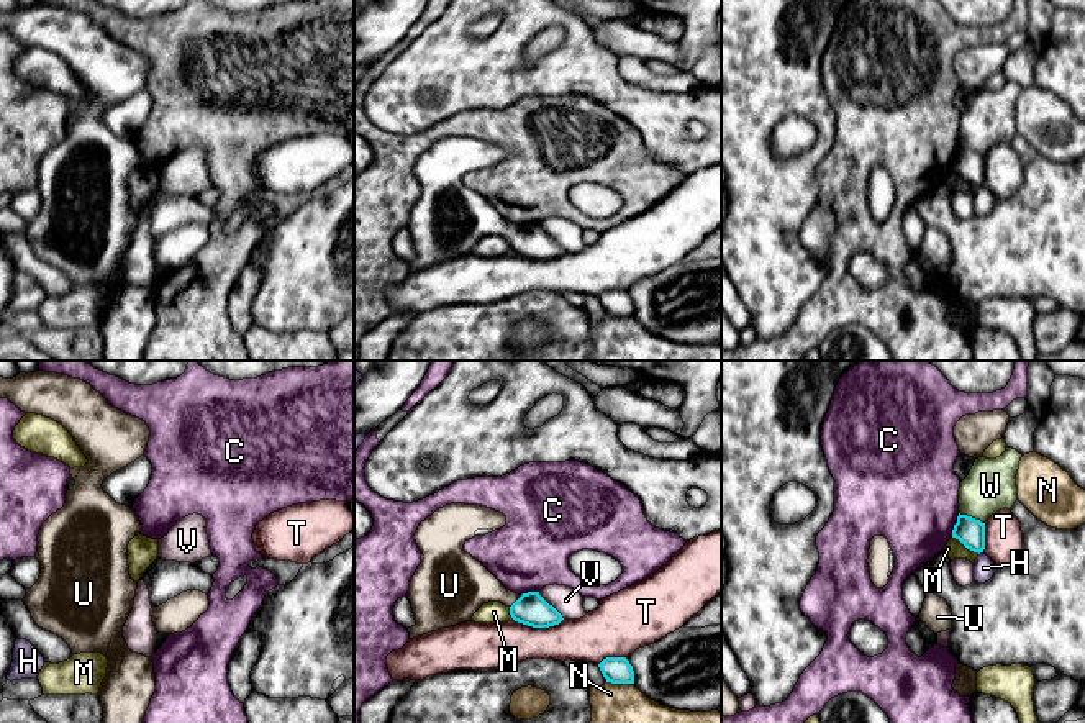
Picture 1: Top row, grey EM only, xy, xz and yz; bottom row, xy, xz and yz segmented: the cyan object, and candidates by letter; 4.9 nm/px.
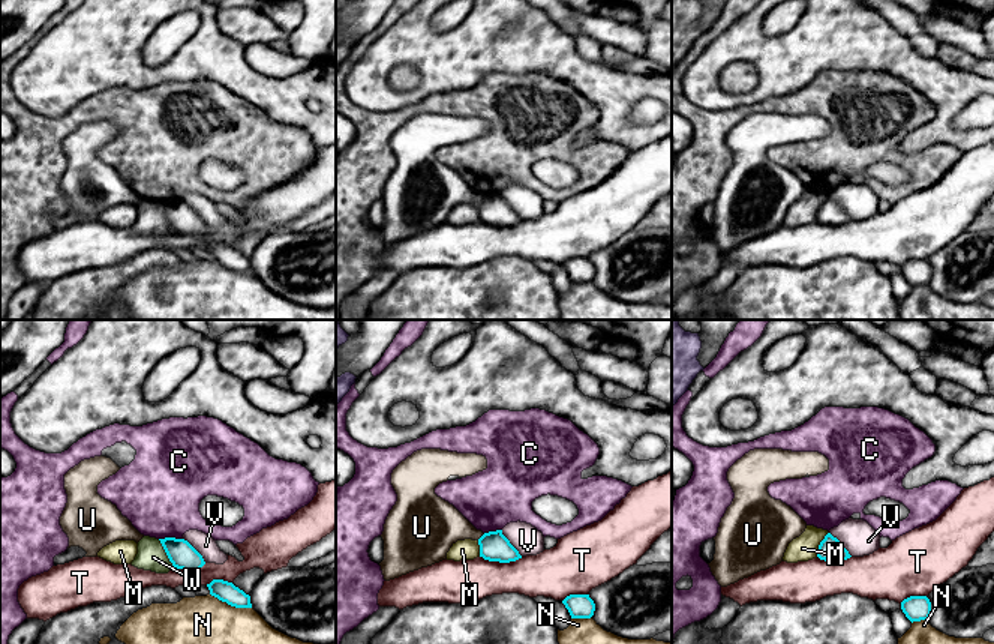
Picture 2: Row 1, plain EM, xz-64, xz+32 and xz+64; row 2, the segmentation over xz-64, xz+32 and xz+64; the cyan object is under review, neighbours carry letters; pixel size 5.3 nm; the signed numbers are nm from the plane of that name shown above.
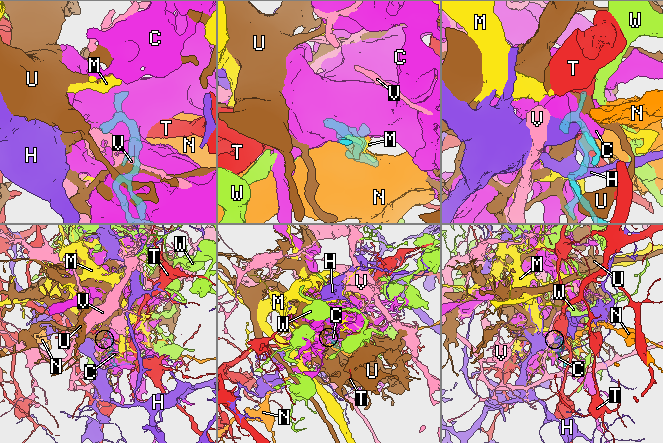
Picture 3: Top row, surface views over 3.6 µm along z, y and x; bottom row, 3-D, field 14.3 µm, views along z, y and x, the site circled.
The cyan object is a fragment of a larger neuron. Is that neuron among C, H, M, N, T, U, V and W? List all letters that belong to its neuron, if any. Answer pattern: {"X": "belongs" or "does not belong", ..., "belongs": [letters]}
{"C": "does not belong", "H": "does not belong", "M": "does not belong", "N": "does not belong", "T": "does not belong", "U": "belongs", "V": "does not belong", "W": "does not belong", "belongs": ["U"]}

